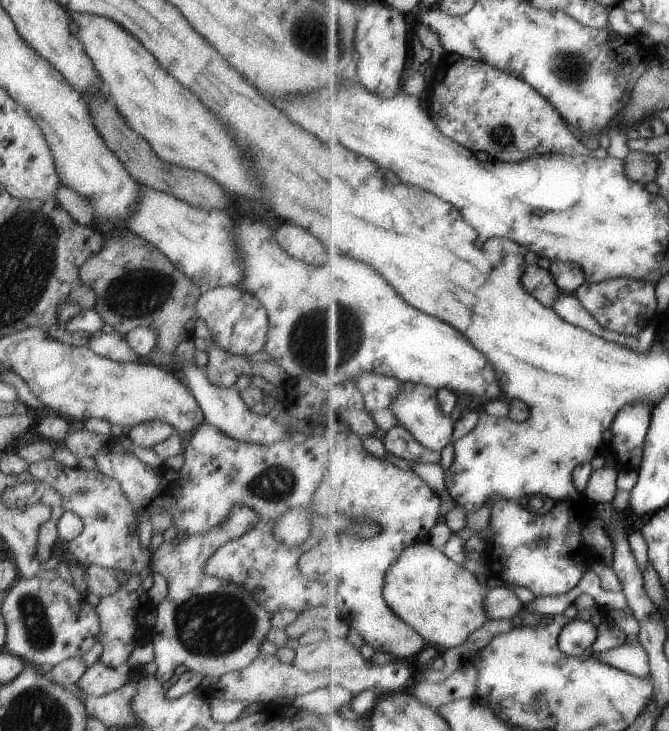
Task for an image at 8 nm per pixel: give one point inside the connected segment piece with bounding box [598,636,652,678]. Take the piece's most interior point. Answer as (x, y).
(632, 656)

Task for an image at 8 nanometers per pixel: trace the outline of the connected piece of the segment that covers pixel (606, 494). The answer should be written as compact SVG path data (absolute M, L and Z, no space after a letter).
M612 467L596 470L584 490L589 503L595 506L611 505L618 496L620 473L620 469Z

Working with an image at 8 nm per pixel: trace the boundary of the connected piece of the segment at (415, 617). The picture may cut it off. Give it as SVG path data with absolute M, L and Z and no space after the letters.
M430 542L416 543L403 552L388 571L384 594L392 608L408 621L408 624L416 628L432 646L438 644L447 649L461 646L474 632L484 628L491 620L487 610L490 591L486 585L480 584L478 576L464 568L462 564L448 558L443 549L432 546Z

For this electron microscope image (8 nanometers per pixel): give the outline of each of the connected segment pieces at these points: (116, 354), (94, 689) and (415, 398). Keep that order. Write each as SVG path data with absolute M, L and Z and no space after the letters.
M93 332L89 336L87 346L96 354L108 357L119 363L130 363L140 360L136 352L128 346L125 335L120 333Z
M98 660L80 676L74 690L99 697L122 688L126 682L128 682L128 672L110 668Z
M413 381L404 383L404 392L392 404L391 411L396 414L398 424L403 424L414 432L414 436L434 452L444 452L448 444L454 438L454 429L457 422L454 422L448 412L444 412L439 400L439 390L426 384L416 384Z

